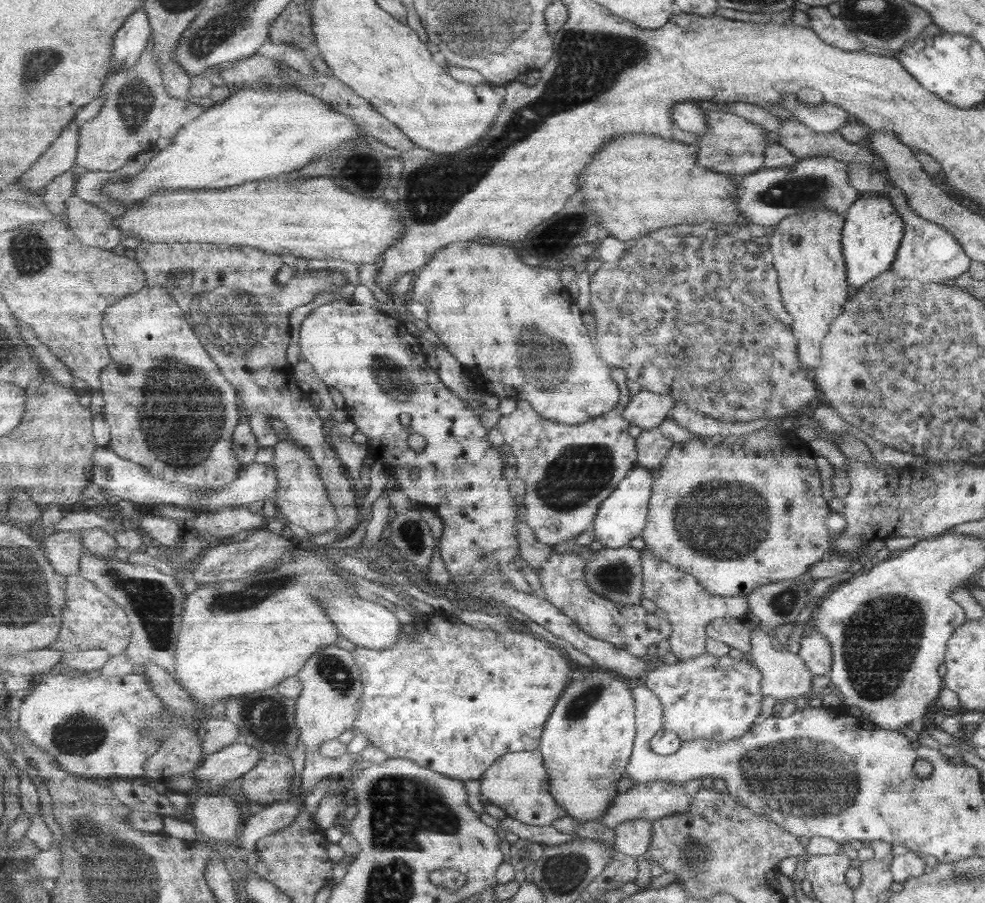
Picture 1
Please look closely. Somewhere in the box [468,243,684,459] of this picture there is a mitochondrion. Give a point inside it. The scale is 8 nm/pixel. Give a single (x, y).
(543, 364)

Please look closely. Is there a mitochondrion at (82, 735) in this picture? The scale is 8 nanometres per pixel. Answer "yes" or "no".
yes

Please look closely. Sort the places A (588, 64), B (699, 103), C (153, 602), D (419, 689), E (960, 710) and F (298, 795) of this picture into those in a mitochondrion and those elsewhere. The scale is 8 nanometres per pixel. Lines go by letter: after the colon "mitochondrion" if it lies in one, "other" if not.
A: mitochondrion
B: other
C: mitochondrion
D: other
E: other
F: other

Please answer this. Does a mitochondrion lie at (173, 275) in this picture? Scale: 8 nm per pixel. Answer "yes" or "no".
no

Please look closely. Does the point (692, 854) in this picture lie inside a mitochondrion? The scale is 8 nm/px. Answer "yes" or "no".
yes

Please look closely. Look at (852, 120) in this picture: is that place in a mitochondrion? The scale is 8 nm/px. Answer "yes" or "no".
no

